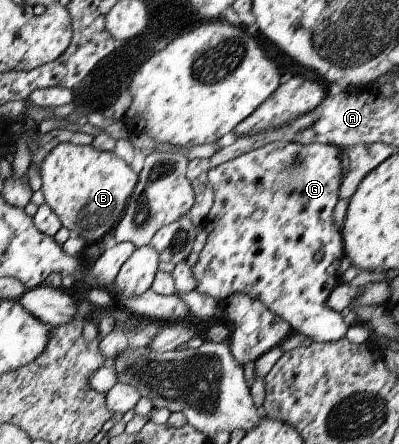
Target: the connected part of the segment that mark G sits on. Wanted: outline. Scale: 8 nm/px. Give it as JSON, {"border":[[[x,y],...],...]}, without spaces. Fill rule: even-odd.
{"border":[[[271,142],[210,168],[208,180],[214,189],[214,206],[202,225],[207,232],[206,244],[191,268],[197,281],[196,292],[221,302],[232,294],[247,294],[288,322],[292,333],[304,334],[311,342],[344,338],[348,324],[341,313],[326,306],[330,292],[340,284],[337,274],[328,274],[328,266],[344,256],[341,228],[334,224],[334,206],[340,200],[342,155],[341,148],[331,144]],[[317,252],[322,252],[319,261],[314,260]]]}

